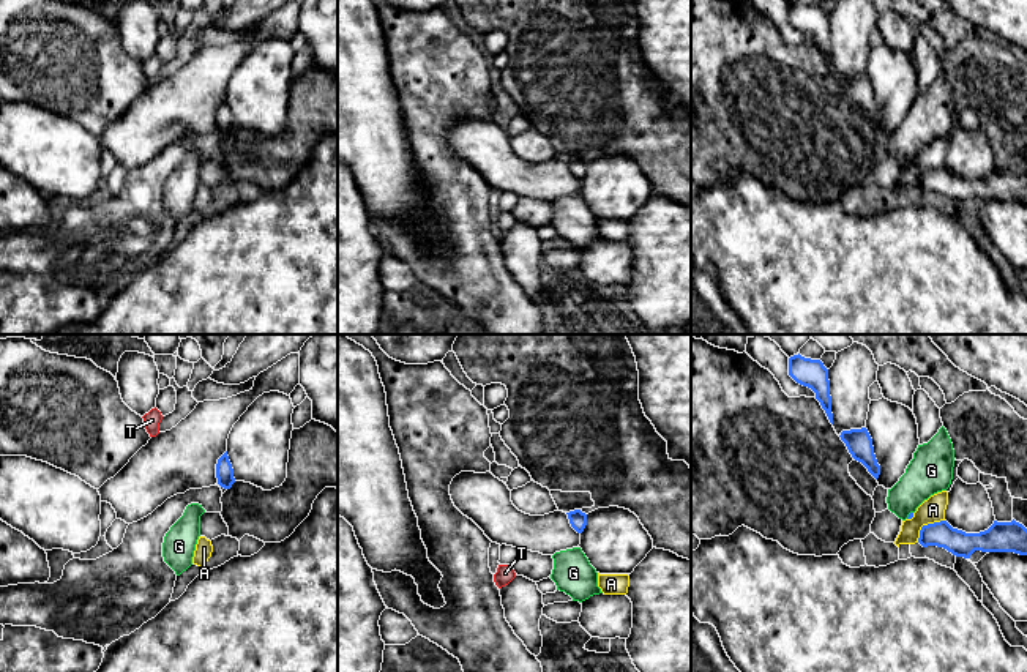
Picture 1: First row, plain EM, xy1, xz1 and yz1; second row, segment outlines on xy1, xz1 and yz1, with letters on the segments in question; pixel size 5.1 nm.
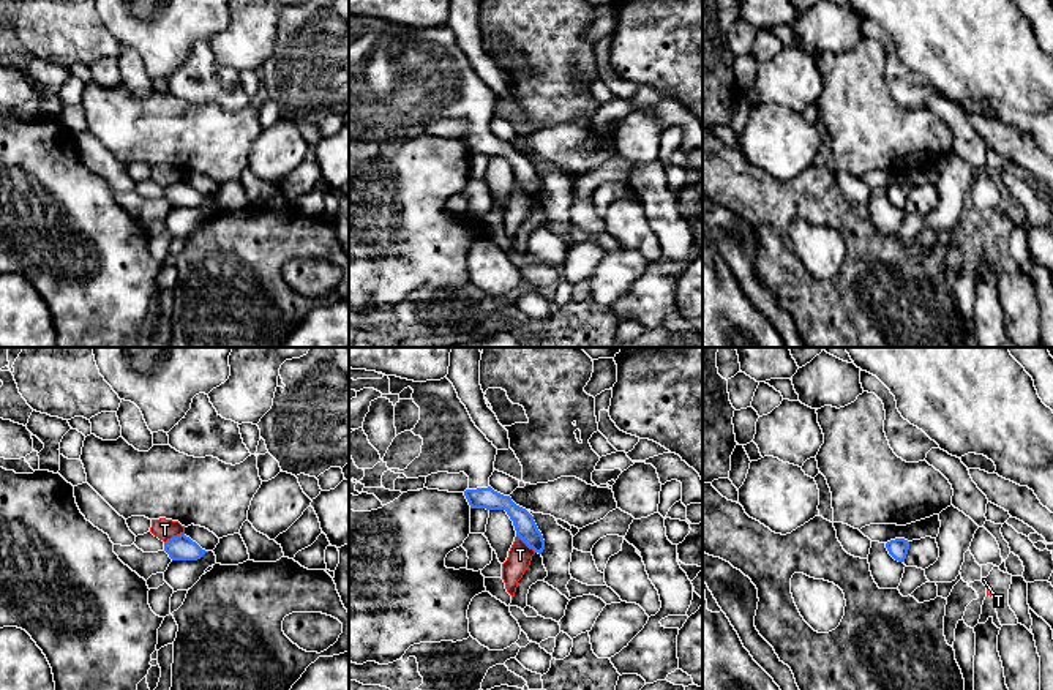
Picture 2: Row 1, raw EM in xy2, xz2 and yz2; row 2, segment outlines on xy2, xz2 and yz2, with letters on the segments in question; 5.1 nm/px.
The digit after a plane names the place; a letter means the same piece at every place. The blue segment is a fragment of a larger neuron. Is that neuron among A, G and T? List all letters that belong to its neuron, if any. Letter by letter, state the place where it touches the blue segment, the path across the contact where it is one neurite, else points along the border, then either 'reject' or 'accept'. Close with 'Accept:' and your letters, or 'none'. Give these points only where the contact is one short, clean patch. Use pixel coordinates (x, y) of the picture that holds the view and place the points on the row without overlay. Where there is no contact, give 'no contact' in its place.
A: meets blue in yz1 at (925, 172); border along yz1 (944, 166), (925, 171), (917, 188); reject
G: meets blue in yz1 at (909, 161); border along yz1 (912, 158), (906, 164); reject
T: meets blue in xy2 at (174, 183); border along xy2 (183, 179), (164, 190); reject
Accept: none

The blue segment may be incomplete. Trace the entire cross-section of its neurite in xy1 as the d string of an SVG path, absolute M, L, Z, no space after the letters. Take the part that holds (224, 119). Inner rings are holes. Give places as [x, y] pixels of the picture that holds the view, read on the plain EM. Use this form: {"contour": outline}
{"contour": "M227 98L218 106L216 125L218 125L218 131L224 136L230 136L232 131L235 129L233 115L229 107Z"}

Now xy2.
{"contour": "M180 180L167 186L164 189L164 197L169 201L172 207L197 207L205 199L208 199L185 180Z"}

